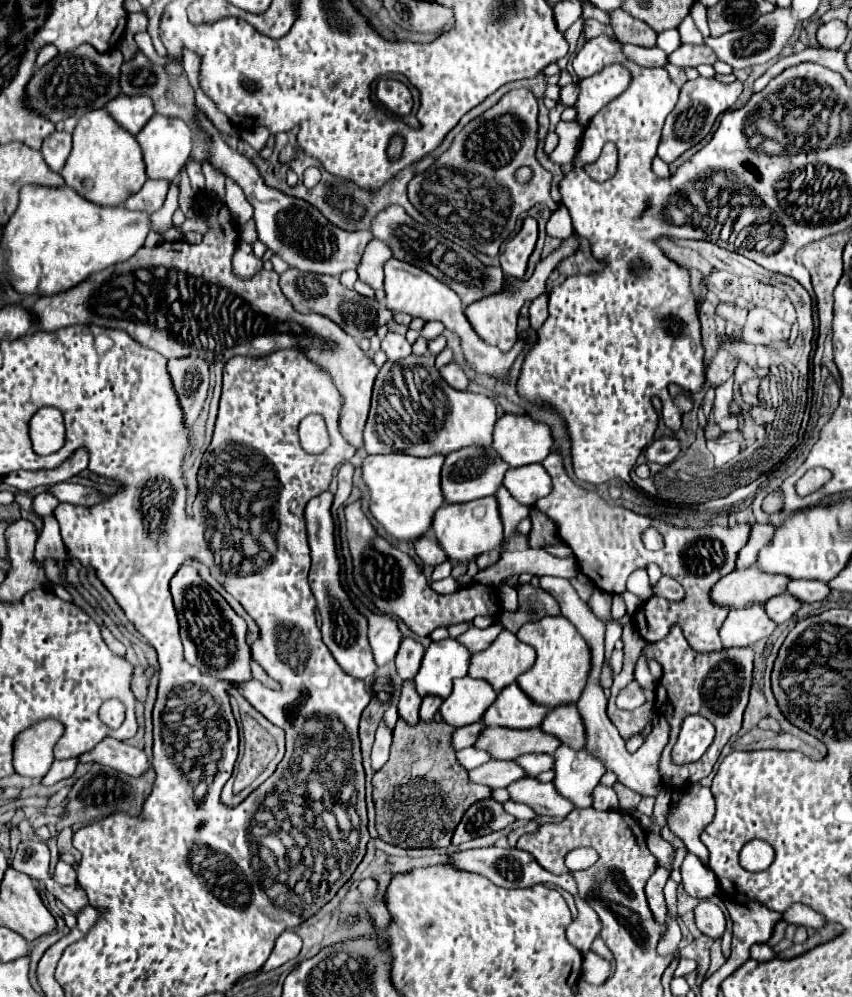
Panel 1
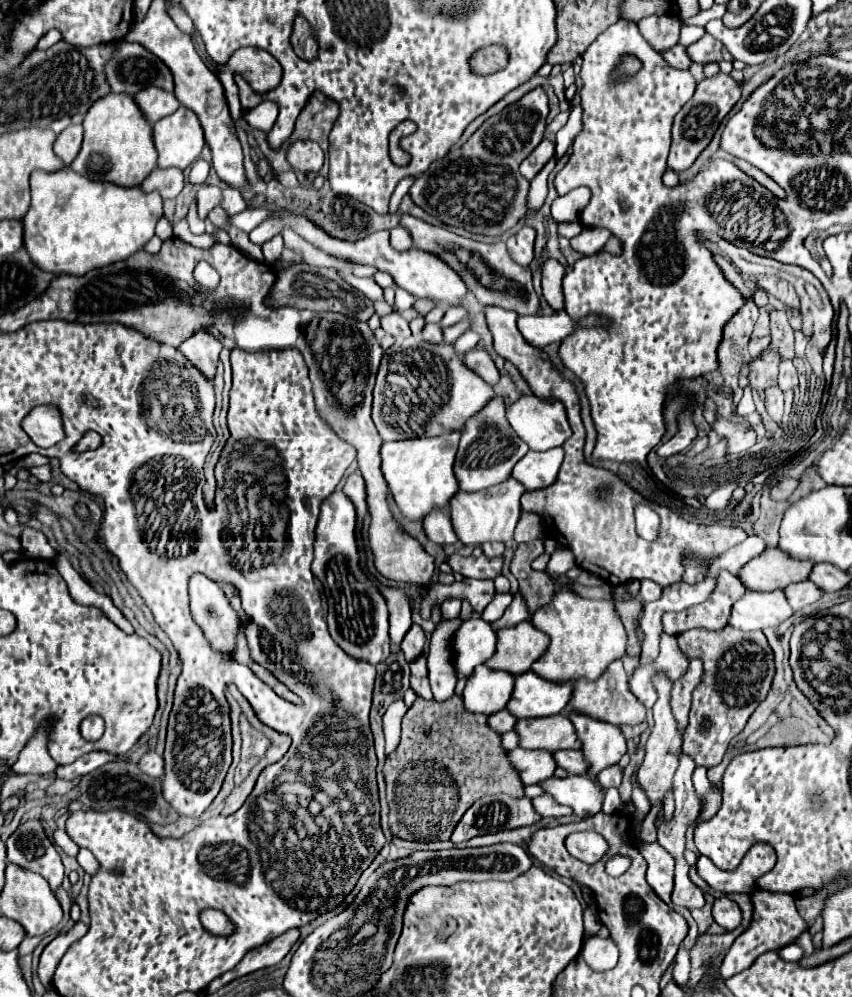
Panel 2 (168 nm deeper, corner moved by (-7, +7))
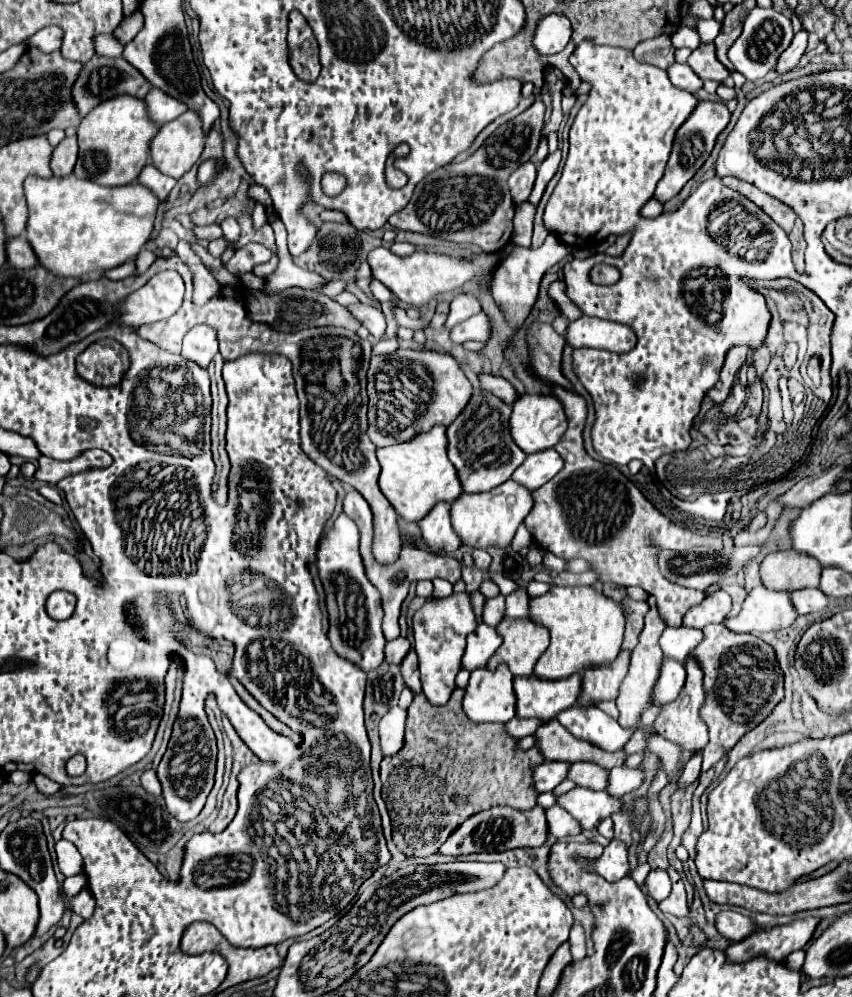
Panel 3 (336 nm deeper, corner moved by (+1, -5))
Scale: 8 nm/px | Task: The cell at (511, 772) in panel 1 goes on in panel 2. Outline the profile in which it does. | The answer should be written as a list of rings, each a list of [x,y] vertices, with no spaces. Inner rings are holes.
[[[514,749],[508,753],[512,765],[520,771],[520,779],[524,785],[536,785],[554,777],[556,761],[552,753],[544,749]]]

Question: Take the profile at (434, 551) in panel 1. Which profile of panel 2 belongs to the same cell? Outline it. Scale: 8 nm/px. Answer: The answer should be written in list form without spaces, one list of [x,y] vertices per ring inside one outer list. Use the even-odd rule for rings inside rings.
[[[440,507],[440,509],[434,509],[432,513],[428,513],[428,517],[424,517],[424,531],[426,531],[428,539],[438,545],[450,545],[450,543],[458,541],[454,527],[452,527],[448,507]]]

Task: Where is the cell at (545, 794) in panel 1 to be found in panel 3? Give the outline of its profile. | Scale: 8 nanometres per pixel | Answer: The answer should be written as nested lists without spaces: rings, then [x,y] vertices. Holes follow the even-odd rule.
[[[574,787],[558,797],[556,805],[566,809],[582,829],[594,829],[602,819],[620,811],[620,797],[610,797],[604,791]]]

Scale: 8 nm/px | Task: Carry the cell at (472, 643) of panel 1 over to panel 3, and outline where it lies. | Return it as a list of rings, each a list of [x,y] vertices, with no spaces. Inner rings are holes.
[[[526,587],[510,593],[506,597],[506,617],[510,619],[526,619],[528,617],[528,595],[524,593]]]

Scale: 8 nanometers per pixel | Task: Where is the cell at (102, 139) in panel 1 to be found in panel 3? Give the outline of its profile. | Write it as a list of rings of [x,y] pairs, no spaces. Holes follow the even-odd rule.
[[[124,95],[100,103],[78,125],[80,155],[74,167],[74,175],[104,187],[134,183],[148,163],[148,143],[156,133],[158,127],[148,119],[144,101]]]

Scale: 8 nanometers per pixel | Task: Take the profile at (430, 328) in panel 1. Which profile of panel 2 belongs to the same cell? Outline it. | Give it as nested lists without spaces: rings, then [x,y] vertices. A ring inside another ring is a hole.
[[[454,305],[454,307],[448,307],[448,311],[446,311],[444,319],[440,321],[440,327],[450,327],[450,325],[454,325],[454,323],[462,321],[466,315],[468,315],[468,311],[466,311],[462,305]]]

